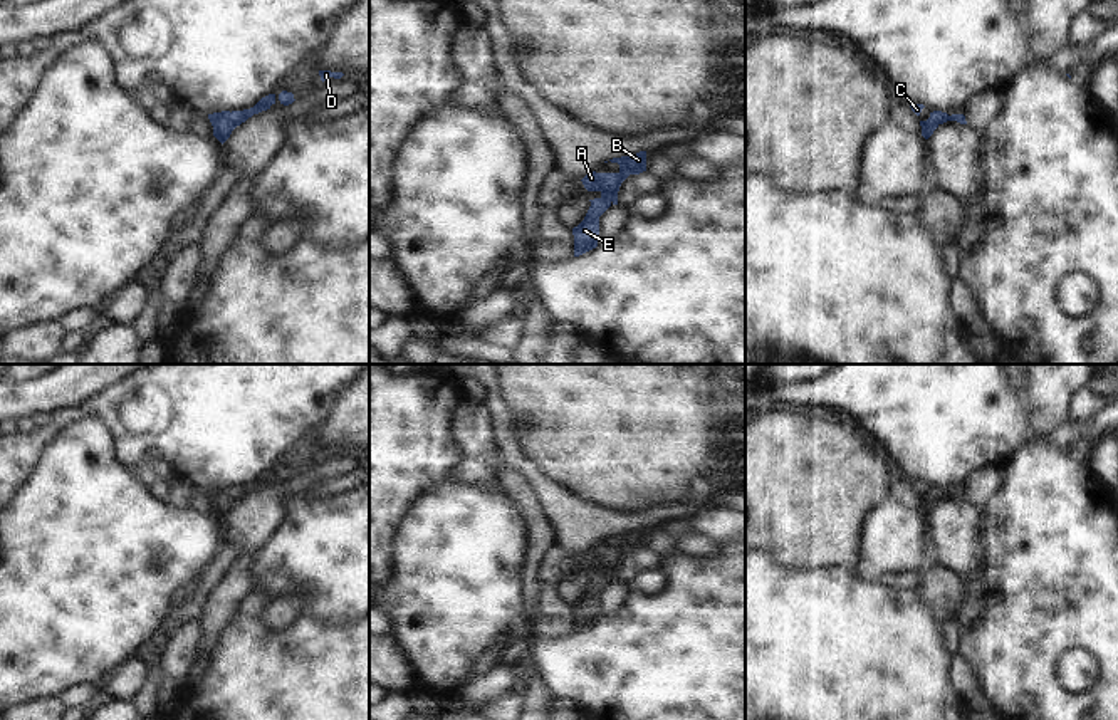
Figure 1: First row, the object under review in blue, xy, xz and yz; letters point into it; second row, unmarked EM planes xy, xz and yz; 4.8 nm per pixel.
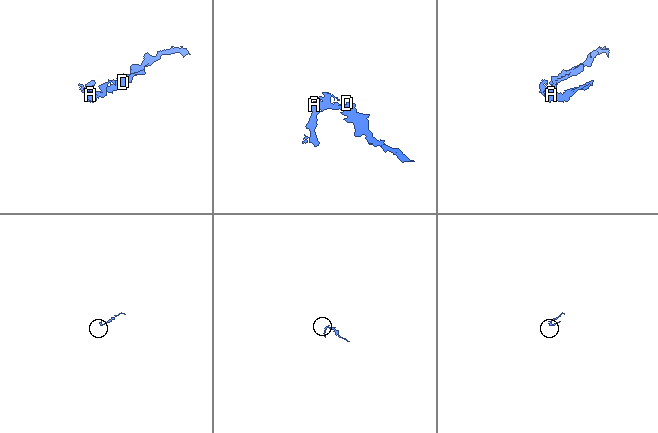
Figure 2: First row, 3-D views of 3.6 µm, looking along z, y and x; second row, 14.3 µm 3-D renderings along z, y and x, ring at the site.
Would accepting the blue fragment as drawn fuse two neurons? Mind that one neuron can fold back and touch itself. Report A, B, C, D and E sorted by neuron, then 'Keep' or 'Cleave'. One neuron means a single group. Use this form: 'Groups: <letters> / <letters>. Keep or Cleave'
Groups: A B C D E. Keep

